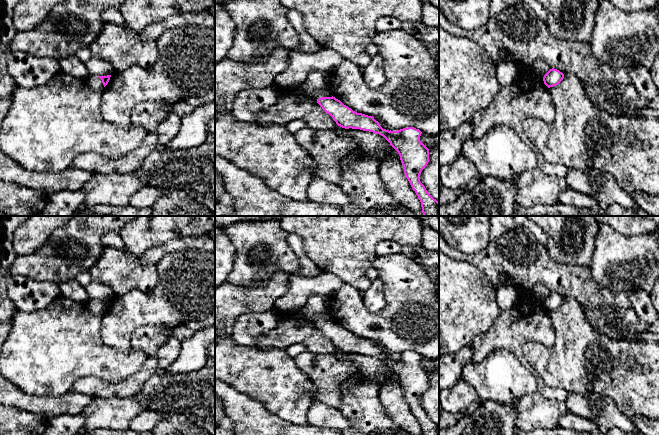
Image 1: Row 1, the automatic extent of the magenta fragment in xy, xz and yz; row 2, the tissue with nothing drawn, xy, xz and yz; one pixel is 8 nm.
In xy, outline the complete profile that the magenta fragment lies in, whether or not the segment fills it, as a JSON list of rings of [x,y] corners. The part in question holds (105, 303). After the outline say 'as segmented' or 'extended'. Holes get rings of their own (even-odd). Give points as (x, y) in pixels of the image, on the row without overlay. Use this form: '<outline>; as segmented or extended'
[[[90,299],[88,301],[88,307],[89,309],[96,315],[103,314],[104,311],[108,308],[110,304],[111,299],[107,300],[94,300]]]; extended

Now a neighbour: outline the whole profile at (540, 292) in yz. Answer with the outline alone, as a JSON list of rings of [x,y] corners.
[[[536,284],[532,289],[532,294],[534,297],[539,301],[544,301],[544,299],[550,294],[551,292],[545,287],[543,284]]]

